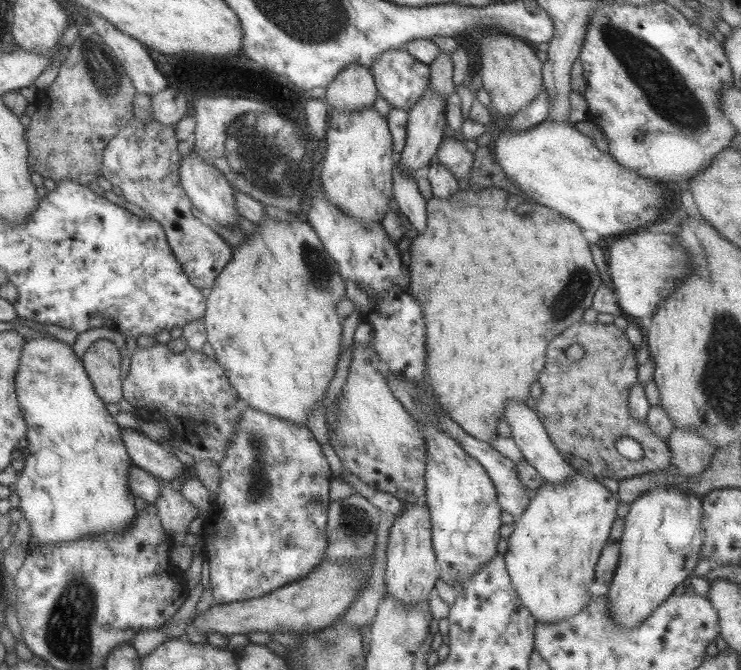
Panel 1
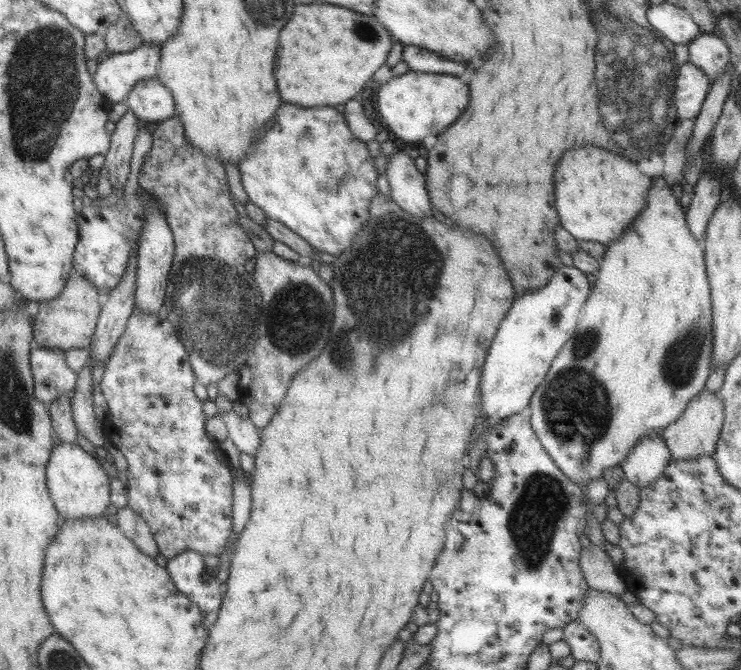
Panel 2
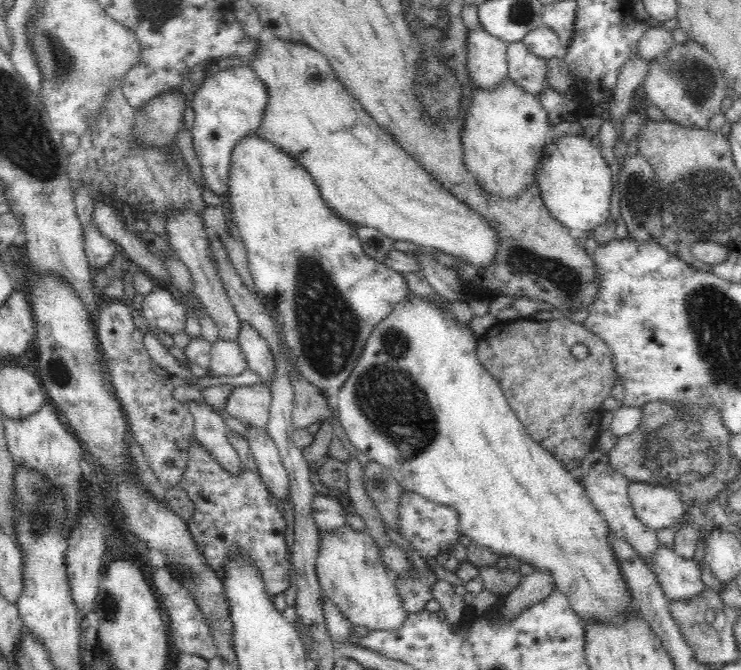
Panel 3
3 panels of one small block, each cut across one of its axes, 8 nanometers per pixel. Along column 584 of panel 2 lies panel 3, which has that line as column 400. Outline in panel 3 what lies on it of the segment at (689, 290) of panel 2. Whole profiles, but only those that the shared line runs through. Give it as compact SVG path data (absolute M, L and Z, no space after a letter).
M412 293L402 303L399 303L391 311L390 315L384 316L372 328L372 332L368 334L366 344L362 348L362 354L356 360L355 368L348 376L347 382L341 384L338 394L336 394L337 415L347 437L360 452L364 452L377 464L386 467L386 470L389 470L389 473L398 481L401 487L406 488L410 493L415 492L422 495L428 501L450 506L453 510L456 510L458 528L466 536L470 536L470 540L482 544L482 546L487 546L490 552L496 552L499 556L515 556L522 563L528 562L528 564L532 564L535 570L551 572L555 580L556 592L567 594L573 611L585 621L610 622L611 620L611 622L618 622L618 620L622 620L624 612L630 610L630 606L634 604L632 604L632 595L626 588L626 581L624 581L624 577L620 573L620 565L618 565L618 561L614 557L612 545L606 539L606 534L608 534L609 530L608 523L592 505L592 501L588 498L581 483L572 479L564 465L534 441L520 424L520 419L512 412L498 381L480 364L477 357L478 336L468 324L456 319L450 307L451 304L449 302L436 305L430 299L416 296Z

